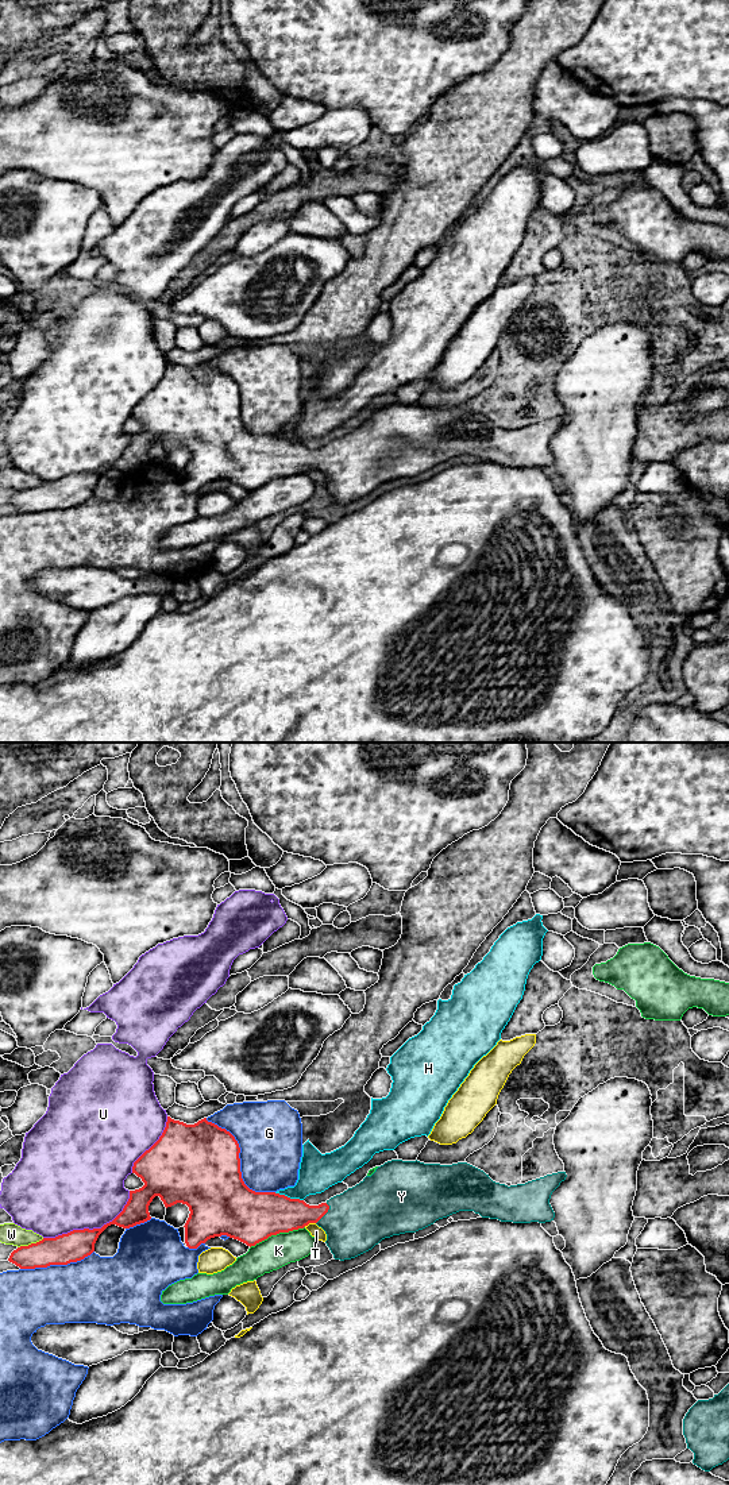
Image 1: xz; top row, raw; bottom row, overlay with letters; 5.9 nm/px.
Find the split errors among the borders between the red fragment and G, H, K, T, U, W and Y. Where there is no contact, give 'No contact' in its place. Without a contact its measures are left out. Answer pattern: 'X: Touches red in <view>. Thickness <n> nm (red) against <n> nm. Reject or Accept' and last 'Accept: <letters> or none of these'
G: Touches red in xz. Thickness 480 nm (red) against 380 nm. Reject
H: Touches red in xz. Thickness 300 nm (red) against 220 nm. Reject
K: Touches red in xz. Thickness 320 nm (red) against 190 nm. Reject
T: Touches red in xz. Thickness 260 nm (red) against 70 nm. Reject
U: Touches red in xz. Thickness 180 nm (red) against 480 nm. Reject
W: Touches red in xz. Thickness 180 nm (red) against 130 nm. Reject
Y: Touches red in xz. Thickness 200 nm (red) against 360 nm. Accept
Accept: Y

